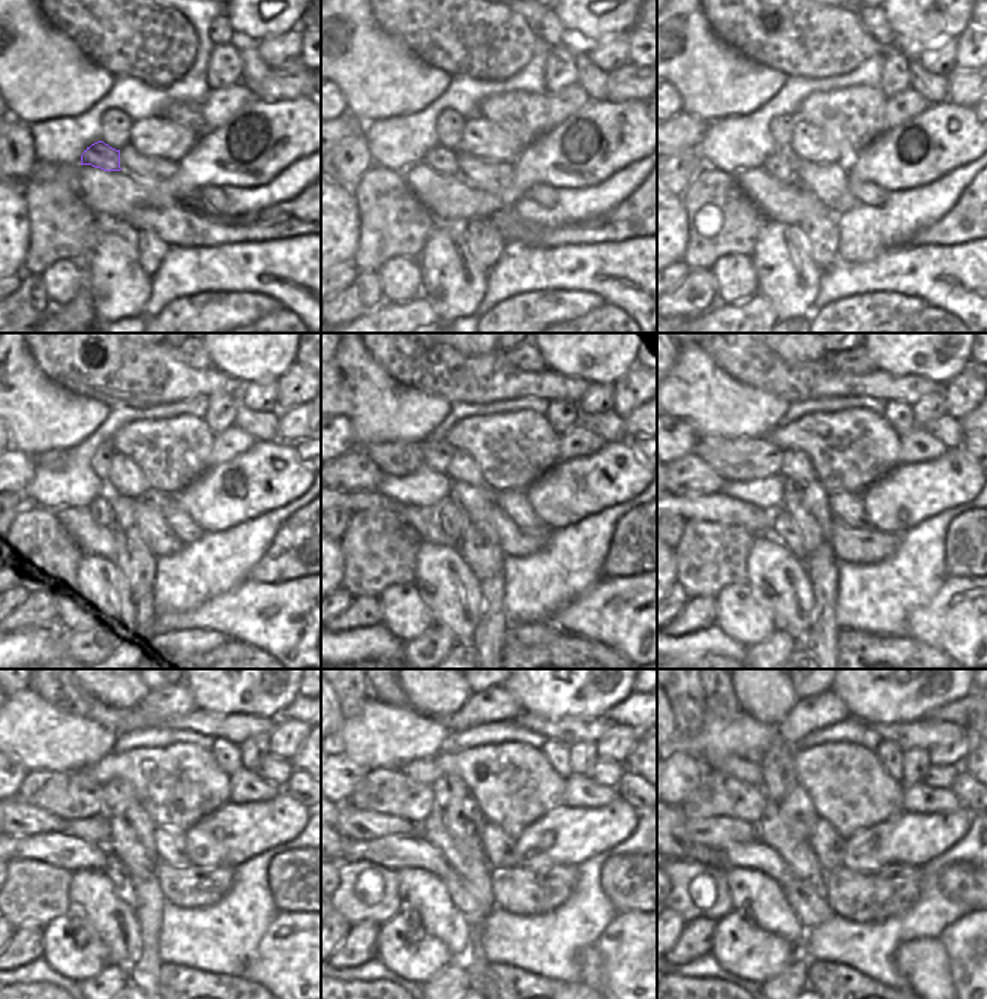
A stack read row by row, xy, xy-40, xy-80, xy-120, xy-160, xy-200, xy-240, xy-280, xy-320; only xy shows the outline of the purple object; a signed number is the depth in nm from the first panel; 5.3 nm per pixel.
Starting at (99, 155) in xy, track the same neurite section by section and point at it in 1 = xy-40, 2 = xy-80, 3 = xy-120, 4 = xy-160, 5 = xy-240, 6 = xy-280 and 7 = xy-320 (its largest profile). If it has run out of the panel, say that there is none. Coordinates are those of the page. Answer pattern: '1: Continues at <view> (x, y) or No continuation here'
1: Continues at xy-40 (441, 159)
2: Continues at xy-80 (780, 164)
3: Continues at xy-120 (102, 509)
4: Continues at xy-160 (446, 515)
5: Continues at xy-240 (116, 870)
6: Continues at xy-280 (458, 888)
7: Continues at xy-320 (810, 909).

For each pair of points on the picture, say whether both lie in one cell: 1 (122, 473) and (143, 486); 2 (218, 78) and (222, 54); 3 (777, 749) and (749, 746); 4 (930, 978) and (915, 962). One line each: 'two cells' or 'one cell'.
1: one cell
2: one cell
3: two cells
4: one cell

